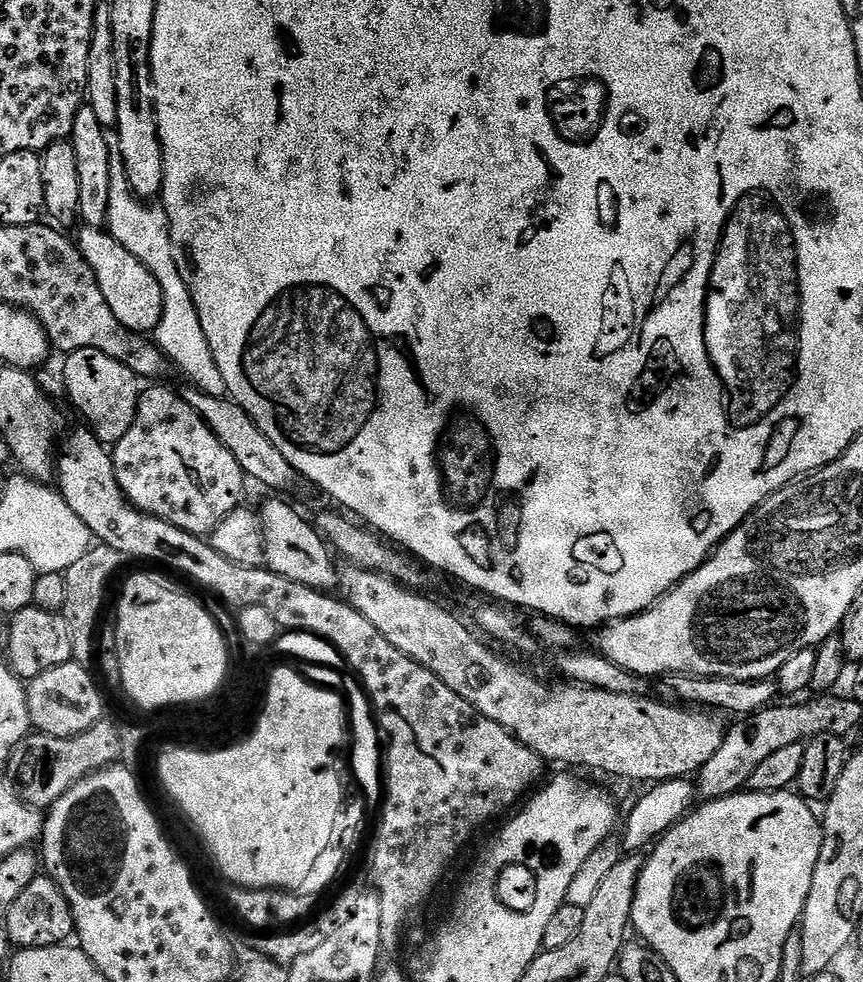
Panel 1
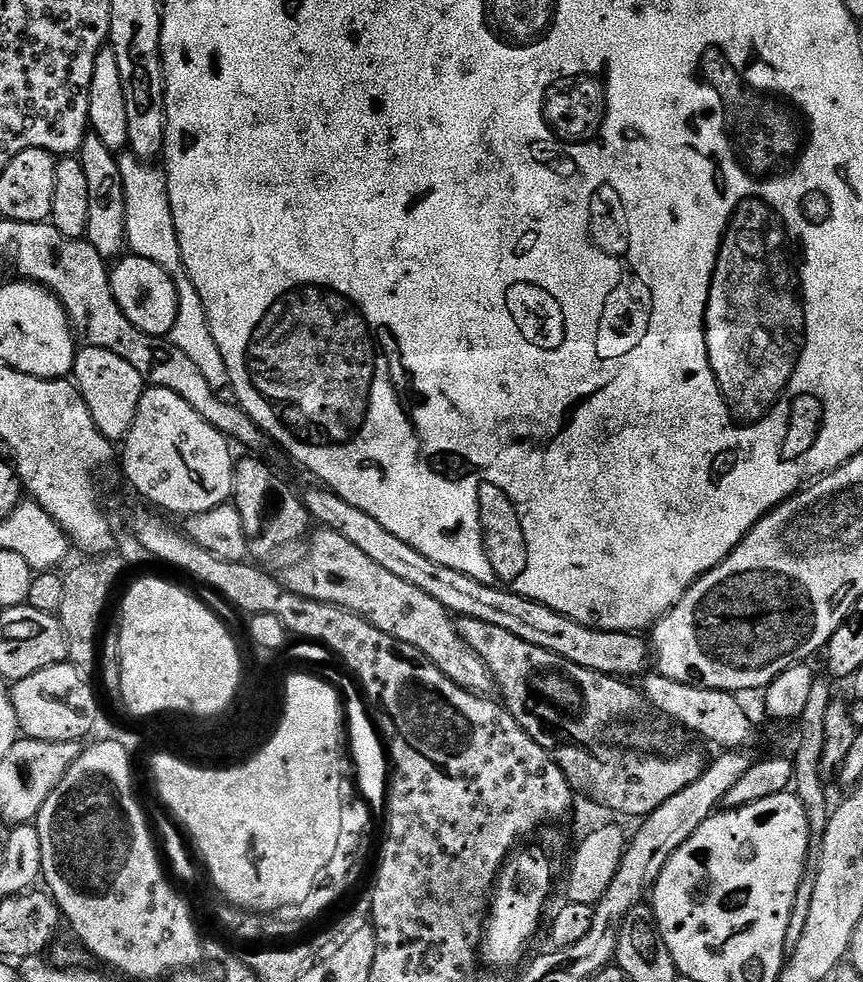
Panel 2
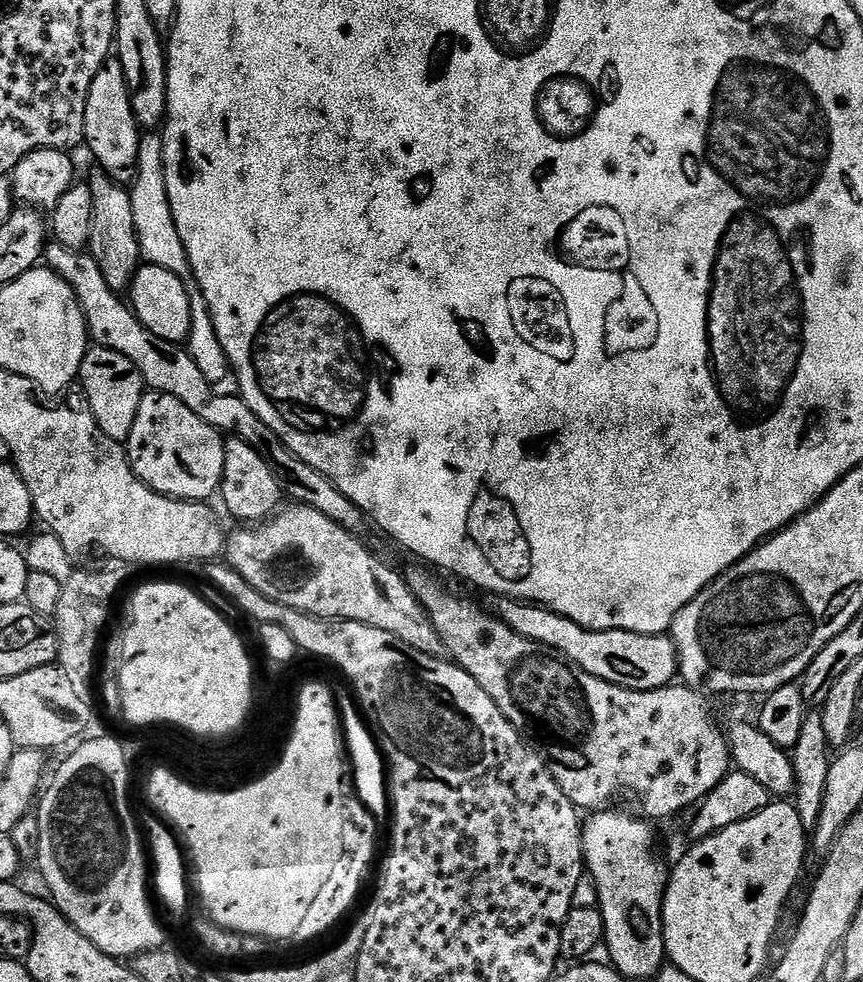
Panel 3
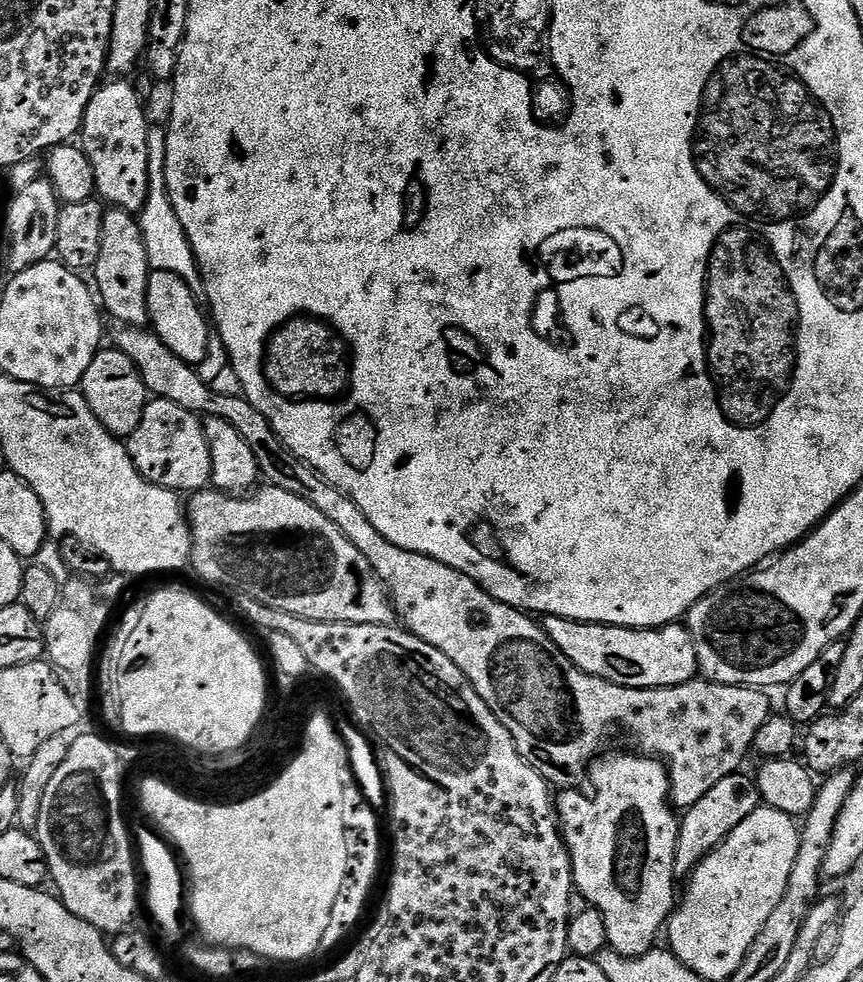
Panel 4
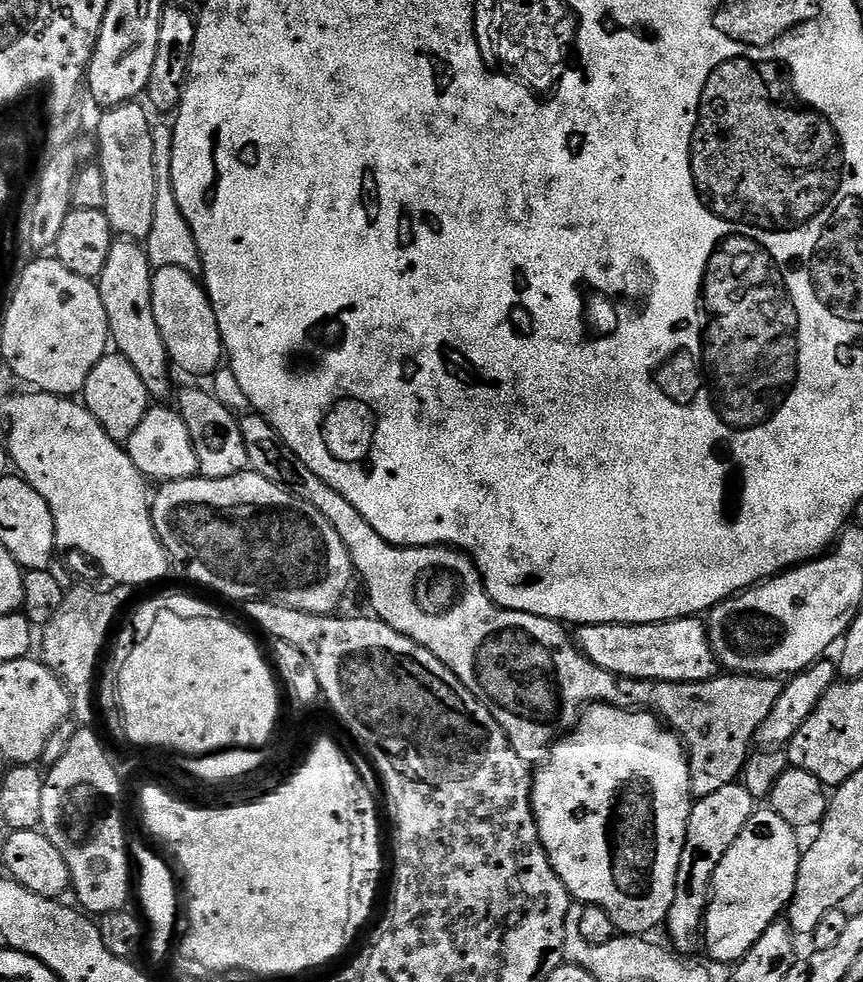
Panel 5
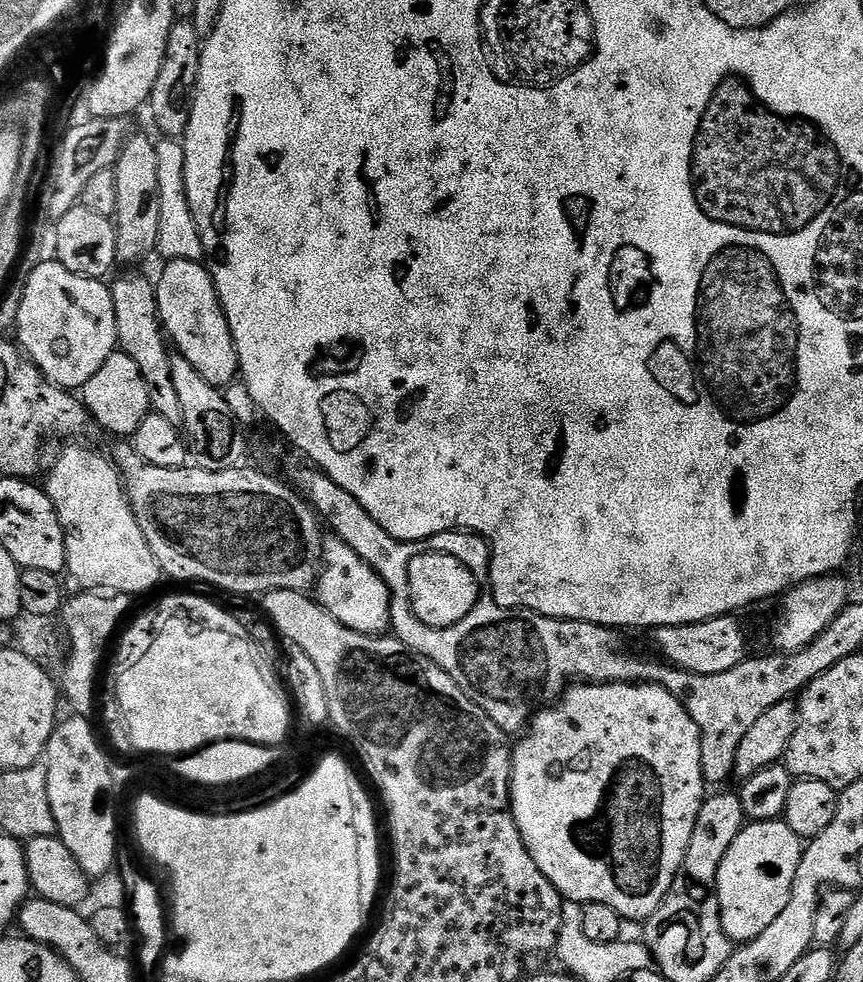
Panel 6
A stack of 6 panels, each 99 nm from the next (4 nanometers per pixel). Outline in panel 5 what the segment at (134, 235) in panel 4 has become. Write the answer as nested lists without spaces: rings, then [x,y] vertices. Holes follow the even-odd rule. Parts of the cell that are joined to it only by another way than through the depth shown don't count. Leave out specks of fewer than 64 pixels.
[[[127,238],[113,239],[110,254],[106,257],[106,267],[98,281],[102,306],[106,306],[108,334],[115,351],[125,356],[138,370],[142,386],[146,386],[149,397],[156,402],[164,402],[172,392],[172,372],[174,365],[168,357],[166,342],[162,342],[162,330],[154,318],[152,305],[152,263],[143,243]]]

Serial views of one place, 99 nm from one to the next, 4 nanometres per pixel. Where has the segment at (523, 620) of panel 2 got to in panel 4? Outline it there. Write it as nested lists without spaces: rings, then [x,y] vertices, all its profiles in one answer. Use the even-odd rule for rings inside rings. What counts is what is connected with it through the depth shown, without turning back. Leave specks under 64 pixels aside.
[[[545,616],[542,620],[546,634],[570,658],[578,670],[594,674],[606,682],[631,688],[673,688],[697,679],[698,665],[692,636],[683,623],[665,624],[662,628],[619,628],[613,624],[587,624],[577,620],[567,620],[557,616]]]

